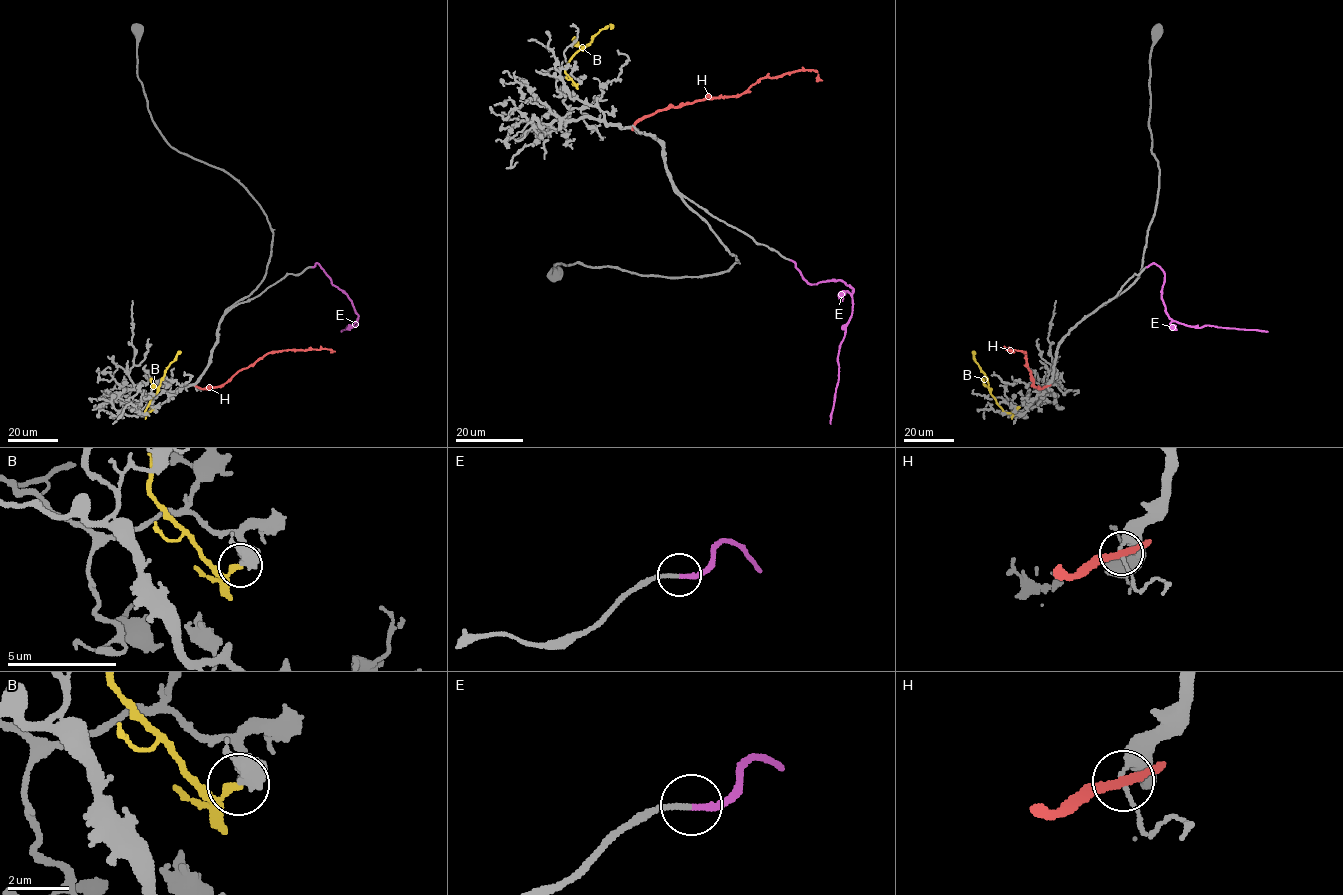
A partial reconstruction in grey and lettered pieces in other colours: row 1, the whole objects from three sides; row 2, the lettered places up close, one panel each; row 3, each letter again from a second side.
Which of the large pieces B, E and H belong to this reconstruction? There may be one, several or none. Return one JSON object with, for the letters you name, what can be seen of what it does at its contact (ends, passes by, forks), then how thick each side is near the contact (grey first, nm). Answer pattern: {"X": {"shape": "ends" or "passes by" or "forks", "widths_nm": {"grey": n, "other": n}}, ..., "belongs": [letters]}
{"E": {"shape": "ends", "widths_nm": {"grey": 140, "other": 190}}, "belongs": ["E"]}

